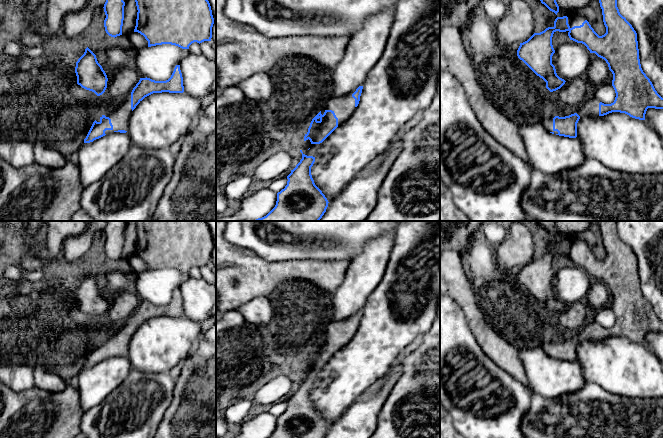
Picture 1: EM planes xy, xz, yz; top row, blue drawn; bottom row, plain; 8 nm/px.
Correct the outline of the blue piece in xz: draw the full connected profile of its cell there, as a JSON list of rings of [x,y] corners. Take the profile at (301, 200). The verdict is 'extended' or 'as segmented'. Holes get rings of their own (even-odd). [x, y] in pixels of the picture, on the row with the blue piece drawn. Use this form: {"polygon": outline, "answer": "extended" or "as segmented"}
{"polygon": [[[359,86],[354,93],[341,97],[332,97],[322,110],[312,119],[304,141],[310,140],[311,146],[303,153],[302,159],[287,176],[287,185],[277,193],[275,207],[264,217],[250,221],[319,221],[328,207],[328,200],[322,191],[315,185],[311,175],[311,167],[315,157],[319,154],[322,142],[342,123],[349,119],[359,104],[363,86]]], "answer": "extended"}

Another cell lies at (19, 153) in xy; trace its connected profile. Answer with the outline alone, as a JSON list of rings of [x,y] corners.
[[[0,139],[0,157],[12,167],[27,167],[34,161],[34,145],[28,140]]]

